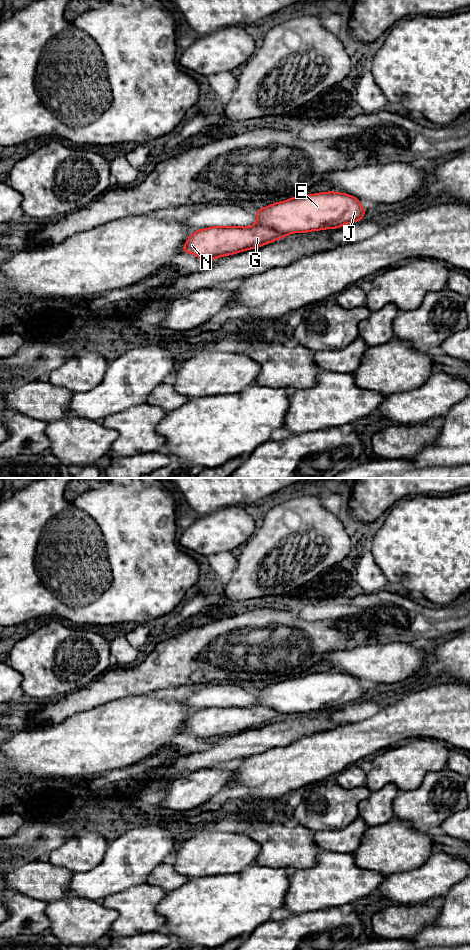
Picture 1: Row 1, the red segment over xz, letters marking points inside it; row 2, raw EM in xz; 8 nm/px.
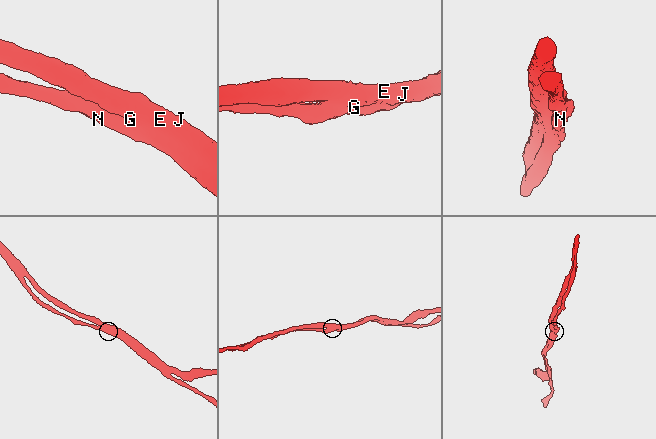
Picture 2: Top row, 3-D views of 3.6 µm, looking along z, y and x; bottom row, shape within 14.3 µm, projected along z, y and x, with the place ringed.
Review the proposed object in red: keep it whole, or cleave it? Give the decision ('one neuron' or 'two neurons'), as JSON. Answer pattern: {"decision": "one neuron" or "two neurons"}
{"decision": "one neuron"}

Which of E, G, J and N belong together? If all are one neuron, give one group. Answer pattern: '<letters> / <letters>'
E G J N

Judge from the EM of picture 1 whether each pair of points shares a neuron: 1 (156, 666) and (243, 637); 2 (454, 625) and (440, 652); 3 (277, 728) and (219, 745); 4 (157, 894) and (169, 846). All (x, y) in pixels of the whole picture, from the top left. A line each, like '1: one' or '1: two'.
1: one
2: two
3: one
4: two

